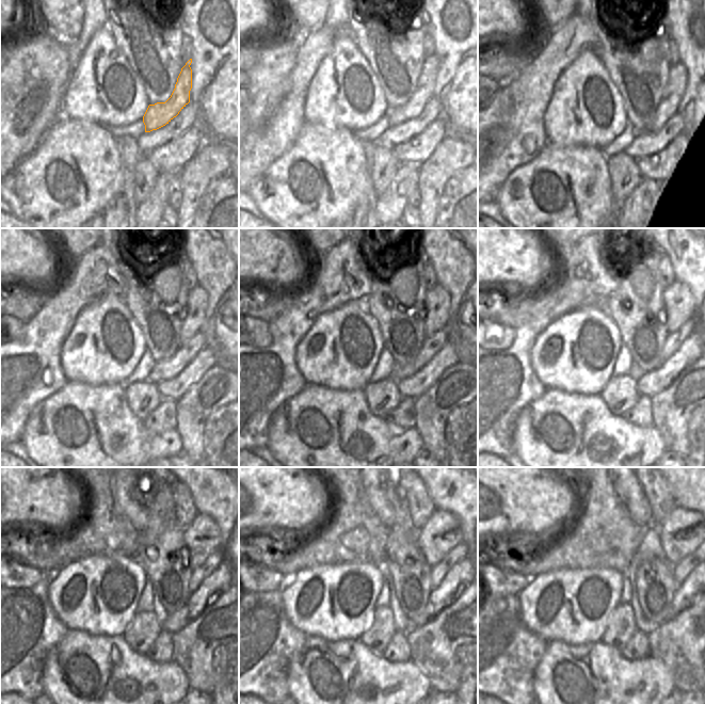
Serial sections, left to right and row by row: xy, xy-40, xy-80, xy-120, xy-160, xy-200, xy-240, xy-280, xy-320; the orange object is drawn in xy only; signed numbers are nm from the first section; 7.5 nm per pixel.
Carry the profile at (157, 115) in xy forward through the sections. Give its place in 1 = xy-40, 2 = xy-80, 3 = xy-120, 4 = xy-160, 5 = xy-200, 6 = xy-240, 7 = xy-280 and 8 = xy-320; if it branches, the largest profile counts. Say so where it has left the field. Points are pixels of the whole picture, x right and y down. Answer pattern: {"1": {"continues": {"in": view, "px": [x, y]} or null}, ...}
{"1": {"continues": {"in": "xy-40", "px": [426, 84]}}, "2": {"continues": {"in": "xy-80", "px": [676, 79]}}, "3": {"continues": {"in": "xy-120", "px": [195, 321]}}, "4": {"continues": {"in": "xy-160", "px": [437, 302]}}, "5": {"continues": {"in": "xy-200", "px": [678, 301]}}, "6": {"continues": {"in": "xy-240", "px": [202, 538]}}, "7": {"continues": {"in": "xy-280", "px": [442, 532]}}, "8": {"continues": {"in": "xy-320", "px": [683, 530]}}}

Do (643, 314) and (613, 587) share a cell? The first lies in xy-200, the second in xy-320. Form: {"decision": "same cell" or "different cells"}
{"decision": "different cells"}

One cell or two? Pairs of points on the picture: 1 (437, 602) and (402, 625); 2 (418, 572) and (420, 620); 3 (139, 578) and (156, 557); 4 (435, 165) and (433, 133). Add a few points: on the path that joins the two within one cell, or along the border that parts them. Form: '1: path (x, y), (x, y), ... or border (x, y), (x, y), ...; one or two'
1: border (409, 619), (409, 627), (411, 629); two
2: border (432, 590), (427, 605), (414, 618), (410, 619); two
3: border (133, 557), (144, 571), (147, 579); two
4: border (444, 138), (434, 152), (419, 165); two

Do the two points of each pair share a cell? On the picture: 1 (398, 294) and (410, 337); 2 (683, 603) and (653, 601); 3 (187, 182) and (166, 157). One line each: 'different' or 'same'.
1: same
2: different
3: different

